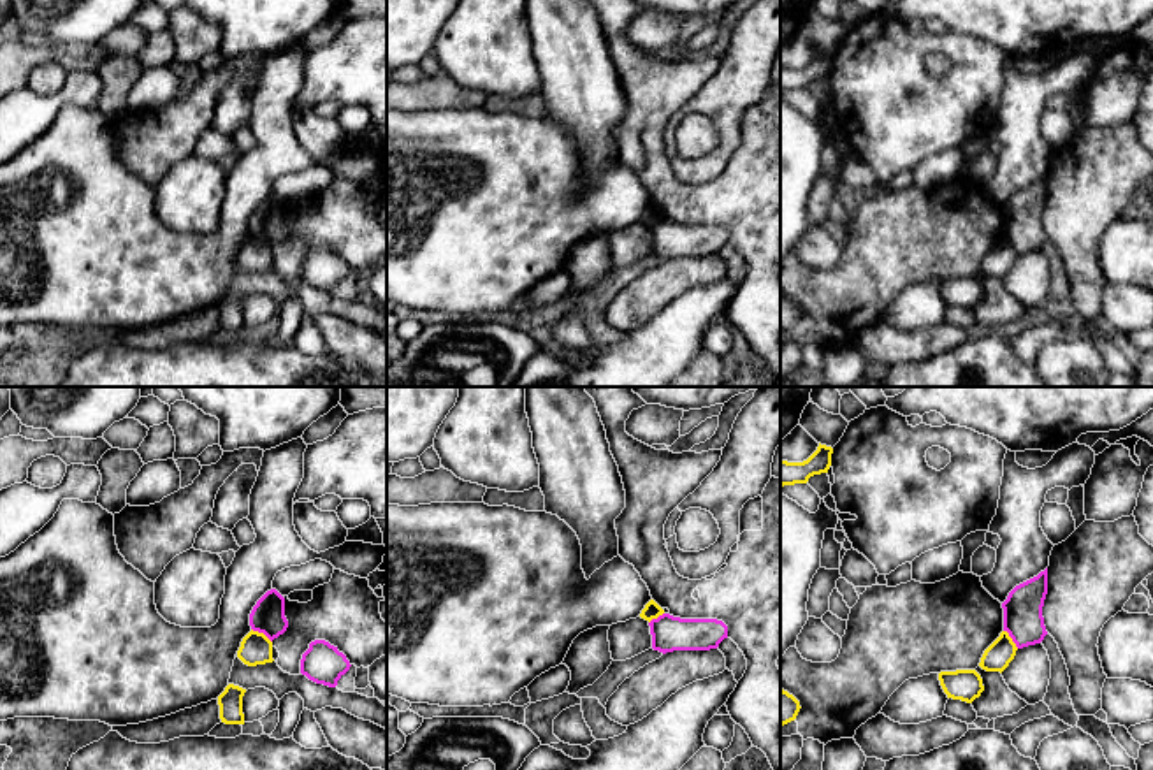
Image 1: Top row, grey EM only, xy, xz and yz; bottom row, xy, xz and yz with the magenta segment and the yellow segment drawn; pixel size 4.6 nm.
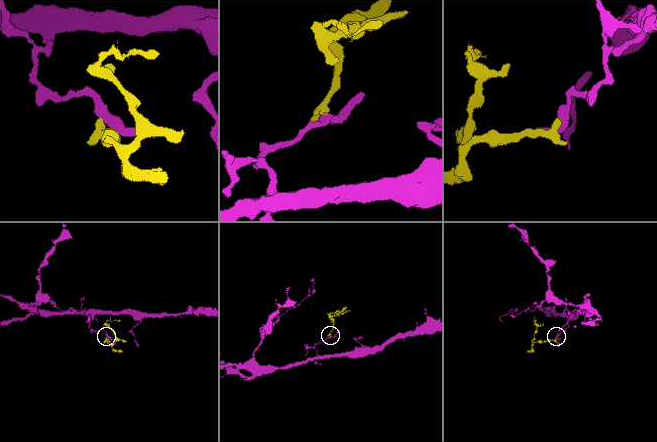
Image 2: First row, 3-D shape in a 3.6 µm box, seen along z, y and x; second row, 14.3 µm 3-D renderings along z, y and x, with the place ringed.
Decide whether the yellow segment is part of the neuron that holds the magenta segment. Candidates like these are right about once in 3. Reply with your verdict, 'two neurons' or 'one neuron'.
two neurons

